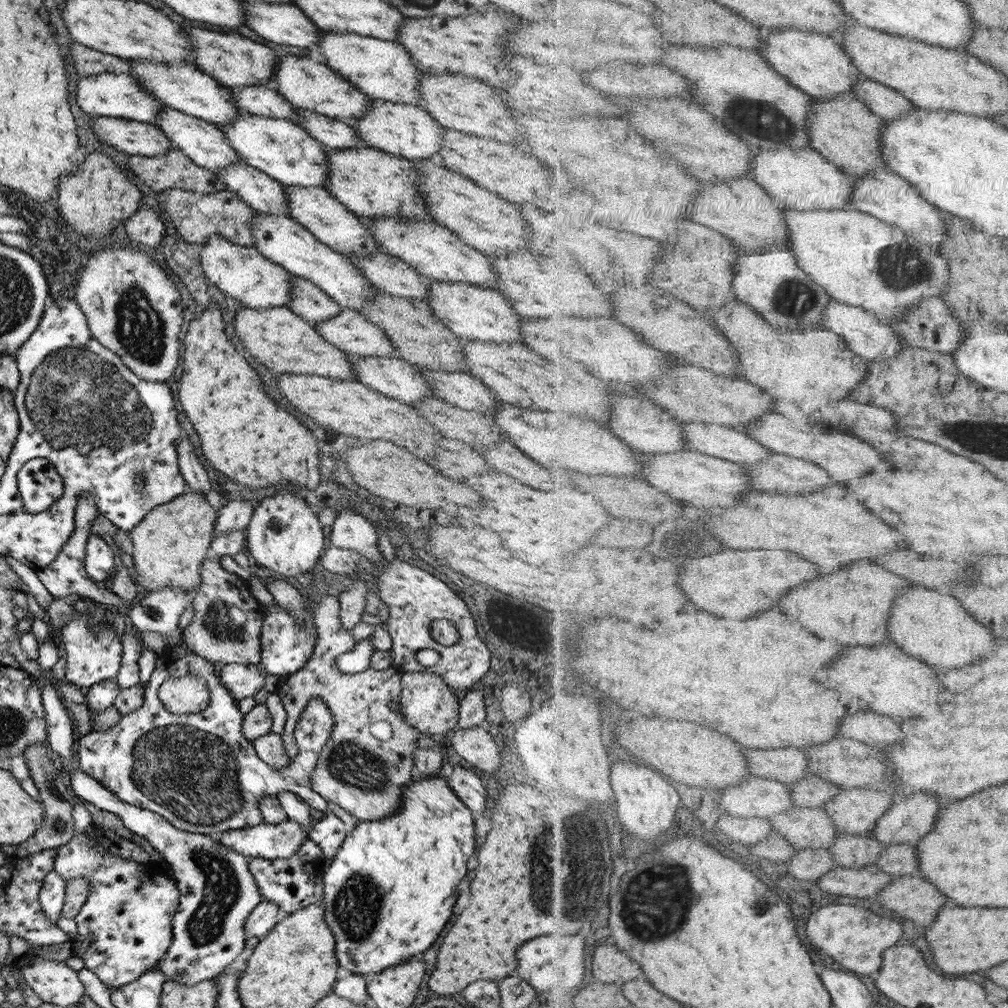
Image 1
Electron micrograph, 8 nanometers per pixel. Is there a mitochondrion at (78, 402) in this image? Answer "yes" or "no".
yes

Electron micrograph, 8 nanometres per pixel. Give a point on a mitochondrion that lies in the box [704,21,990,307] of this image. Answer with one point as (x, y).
(897, 267)

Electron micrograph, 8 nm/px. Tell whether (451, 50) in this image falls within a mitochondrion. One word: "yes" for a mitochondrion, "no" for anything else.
no

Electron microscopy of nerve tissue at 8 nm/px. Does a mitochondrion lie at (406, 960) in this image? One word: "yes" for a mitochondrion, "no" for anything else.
no

